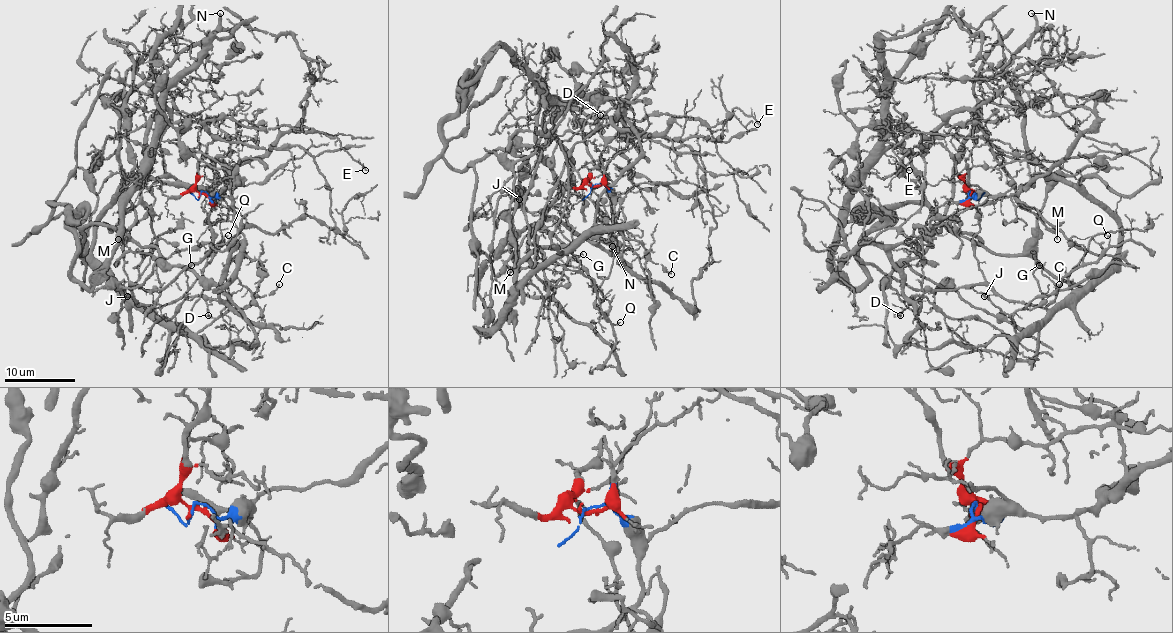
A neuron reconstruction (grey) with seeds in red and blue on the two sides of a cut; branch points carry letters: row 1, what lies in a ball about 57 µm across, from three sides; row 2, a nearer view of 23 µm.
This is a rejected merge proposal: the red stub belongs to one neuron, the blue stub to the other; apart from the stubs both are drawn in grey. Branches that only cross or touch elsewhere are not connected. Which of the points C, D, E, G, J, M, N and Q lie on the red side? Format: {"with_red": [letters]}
{"with_red": ["D", "E", "M"]}

